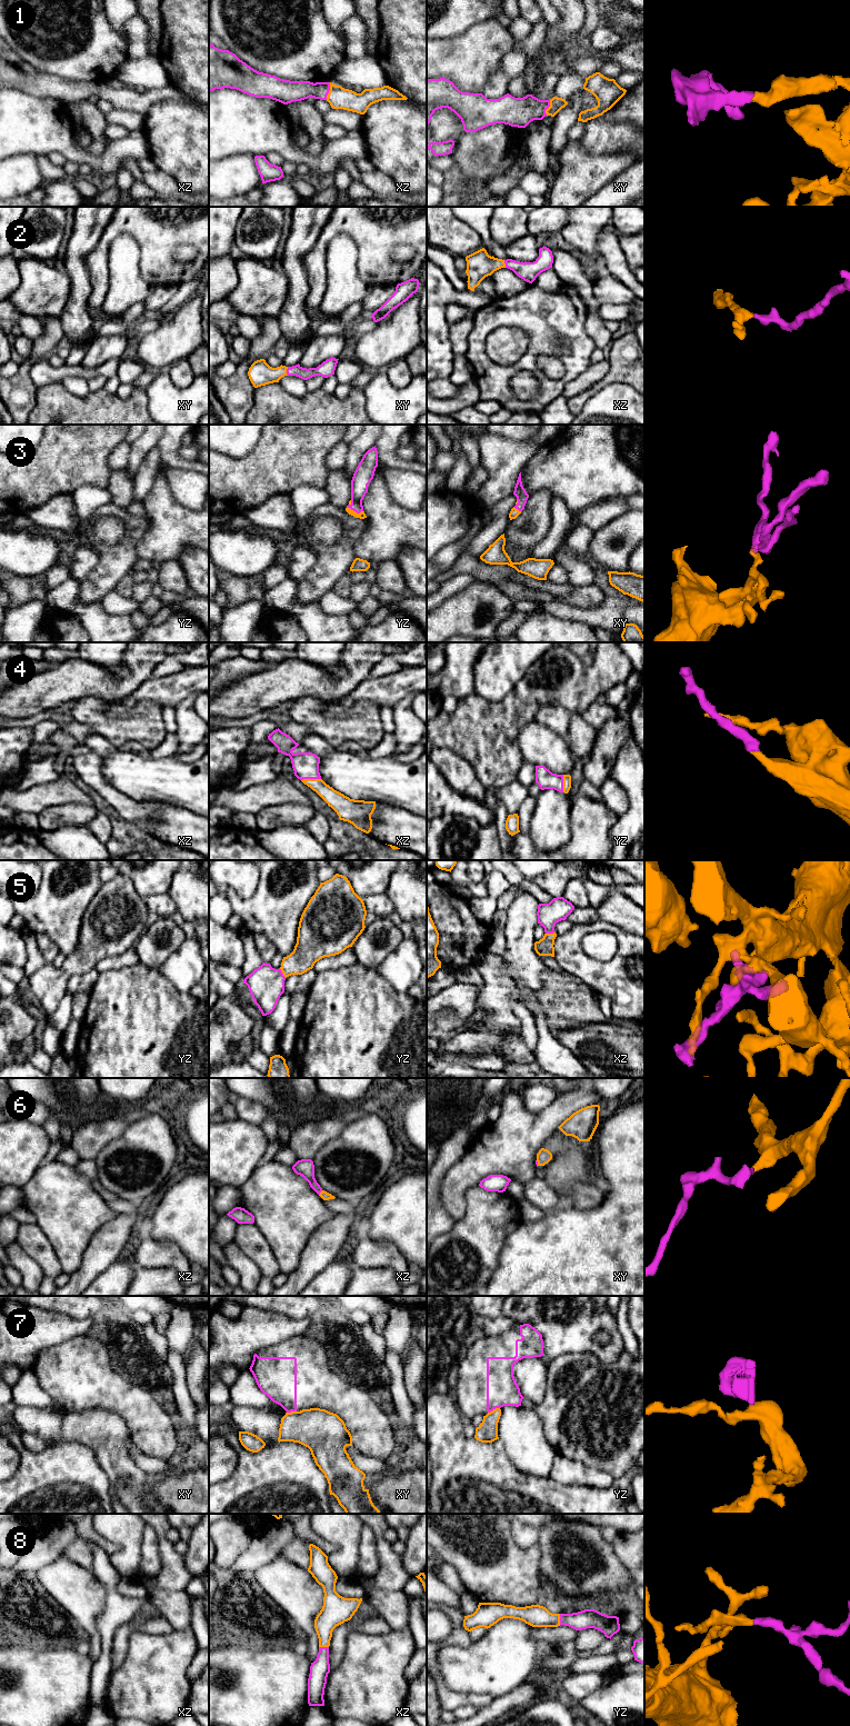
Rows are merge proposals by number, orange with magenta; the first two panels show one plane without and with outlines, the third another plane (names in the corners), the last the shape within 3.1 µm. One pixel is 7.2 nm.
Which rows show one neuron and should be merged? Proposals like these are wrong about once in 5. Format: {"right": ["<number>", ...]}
{"right": ["1", "2", "3", "4", "5", "6", "8"]}

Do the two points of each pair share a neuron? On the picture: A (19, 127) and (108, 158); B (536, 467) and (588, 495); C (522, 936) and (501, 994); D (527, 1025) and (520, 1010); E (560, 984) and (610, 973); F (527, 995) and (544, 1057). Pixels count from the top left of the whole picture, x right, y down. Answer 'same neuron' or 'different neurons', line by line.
A: same neuron
B: same neuron
C: different neurons
D: same neuron
E: different neurons
F: same neuron

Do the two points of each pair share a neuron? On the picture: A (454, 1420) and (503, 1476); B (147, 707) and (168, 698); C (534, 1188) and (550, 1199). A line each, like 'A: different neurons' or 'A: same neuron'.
A: same neuron
B: different neurons
C: same neuron

